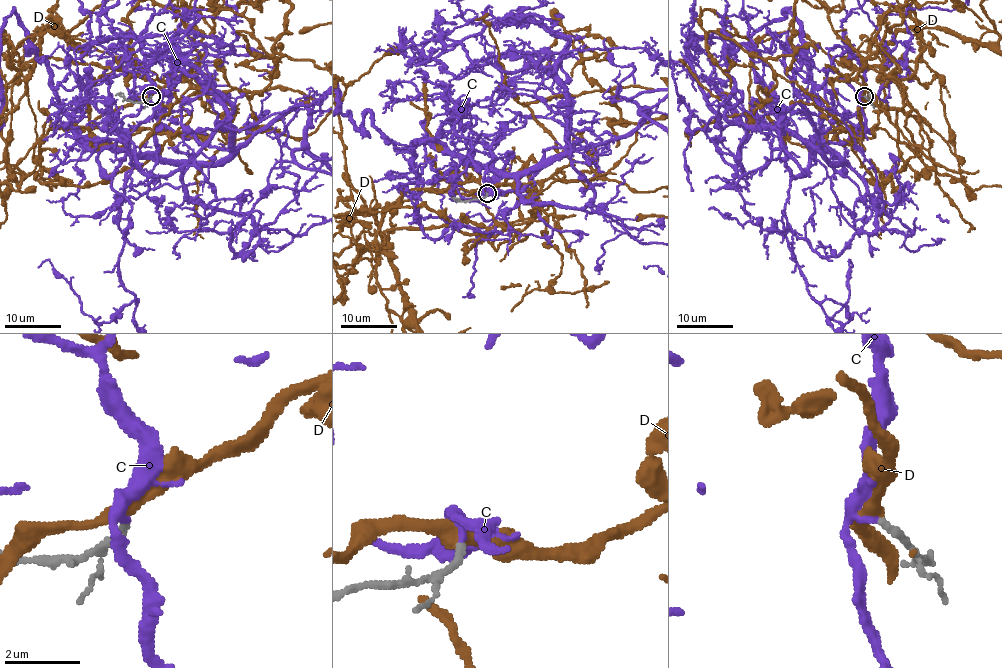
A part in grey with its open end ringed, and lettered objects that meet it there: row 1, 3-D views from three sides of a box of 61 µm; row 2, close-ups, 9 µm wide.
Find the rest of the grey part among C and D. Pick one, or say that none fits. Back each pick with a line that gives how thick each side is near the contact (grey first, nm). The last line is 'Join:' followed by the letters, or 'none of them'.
C: Thickness 200 nm (grey) against 180 nm
Join: C

